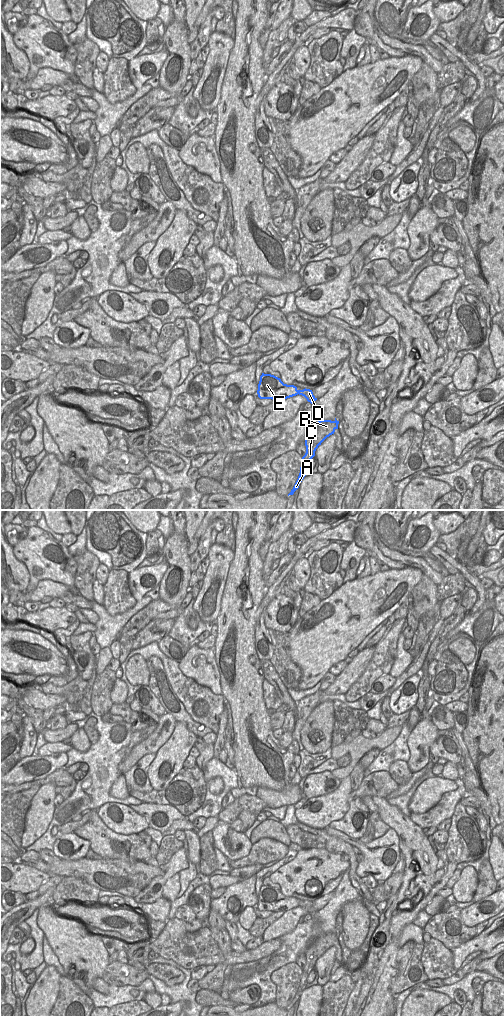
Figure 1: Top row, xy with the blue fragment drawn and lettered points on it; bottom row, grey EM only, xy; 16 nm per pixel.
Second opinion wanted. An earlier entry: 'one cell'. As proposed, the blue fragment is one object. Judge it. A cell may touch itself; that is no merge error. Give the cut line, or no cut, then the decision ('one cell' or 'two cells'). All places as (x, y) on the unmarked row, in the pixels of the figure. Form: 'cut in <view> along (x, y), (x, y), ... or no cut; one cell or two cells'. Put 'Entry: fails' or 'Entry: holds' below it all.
cut in xy along (297, 902), (299, 905); two cells
Entry: fails

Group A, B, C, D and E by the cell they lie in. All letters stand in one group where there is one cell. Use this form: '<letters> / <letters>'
A B C D / E

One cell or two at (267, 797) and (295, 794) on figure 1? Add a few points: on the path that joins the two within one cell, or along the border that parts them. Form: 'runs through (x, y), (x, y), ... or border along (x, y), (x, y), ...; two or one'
runs through (274, 797), (288, 796); one

